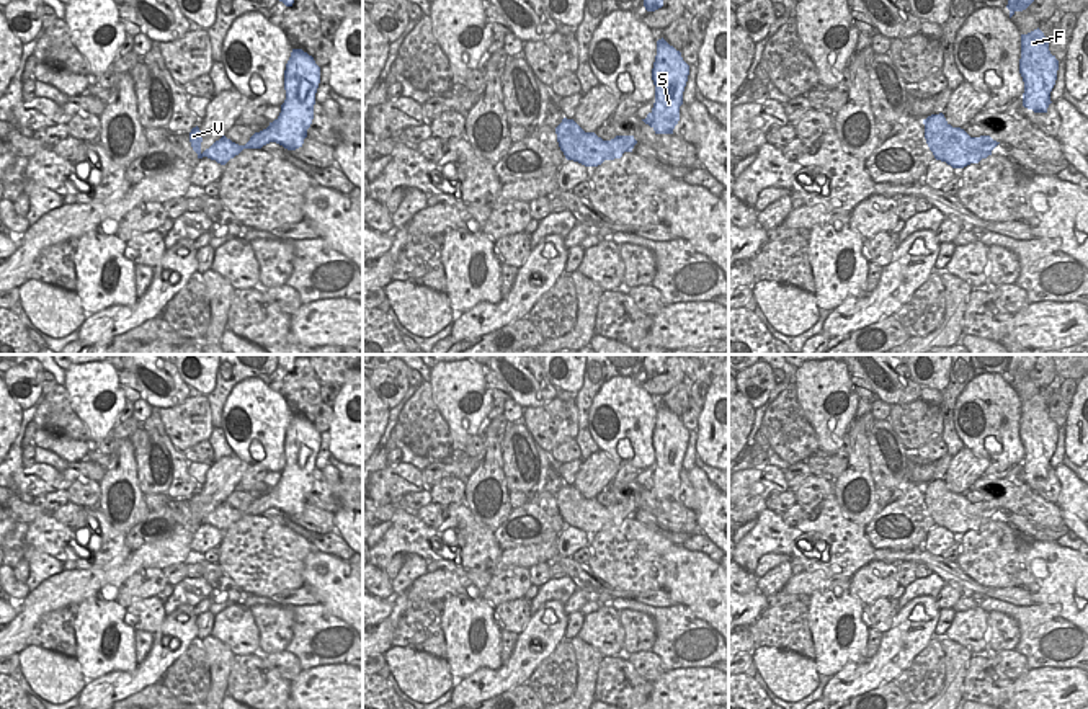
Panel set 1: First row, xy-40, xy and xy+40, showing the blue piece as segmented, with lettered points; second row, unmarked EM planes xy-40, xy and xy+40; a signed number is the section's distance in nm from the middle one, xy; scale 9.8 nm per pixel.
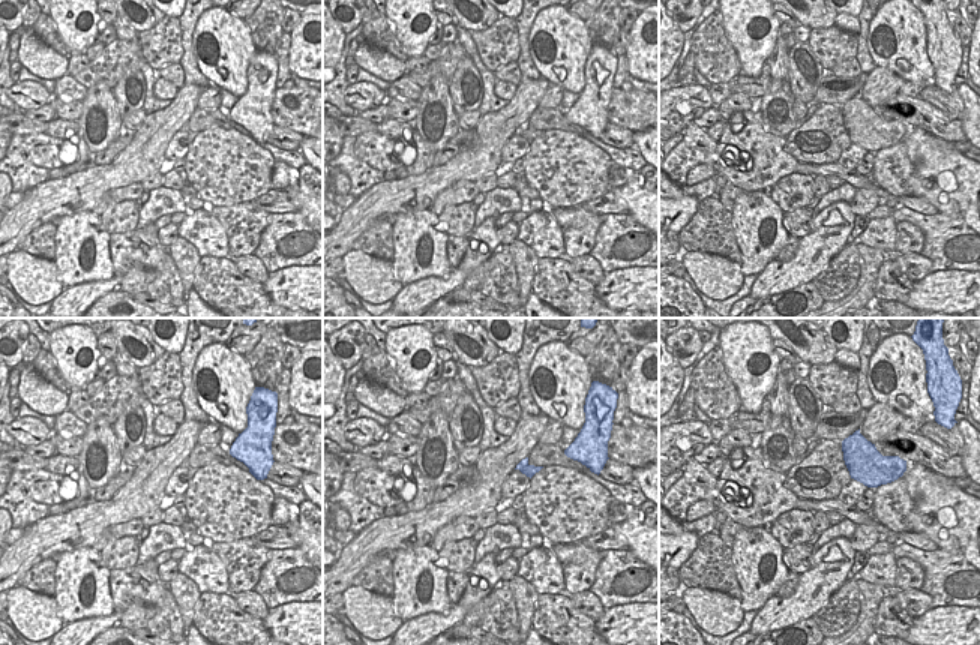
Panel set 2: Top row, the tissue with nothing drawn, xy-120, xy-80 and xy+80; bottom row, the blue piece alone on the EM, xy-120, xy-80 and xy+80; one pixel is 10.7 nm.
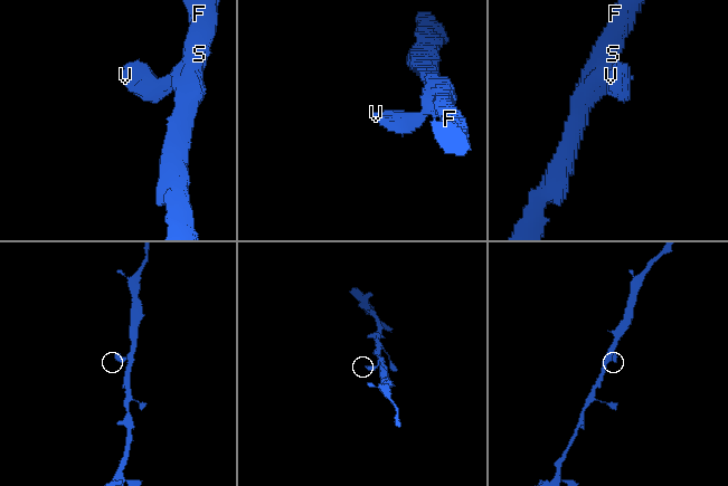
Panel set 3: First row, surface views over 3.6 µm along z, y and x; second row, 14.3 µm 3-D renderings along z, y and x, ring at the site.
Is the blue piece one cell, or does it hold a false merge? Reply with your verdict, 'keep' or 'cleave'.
keep

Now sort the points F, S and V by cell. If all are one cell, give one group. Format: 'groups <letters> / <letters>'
groups F S V

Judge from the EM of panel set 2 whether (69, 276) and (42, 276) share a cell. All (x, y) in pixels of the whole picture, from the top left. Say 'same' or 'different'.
different

